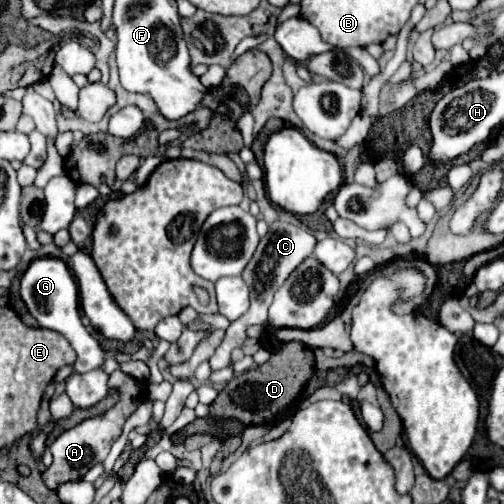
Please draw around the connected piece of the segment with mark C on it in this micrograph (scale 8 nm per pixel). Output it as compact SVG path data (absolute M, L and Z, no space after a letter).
M275 220L273 224L269 224L269 232L261 238L253 258L249 260L249 264L245 266L241 278L245 280L245 284L249 286L249 292L251 292L251 306L247 310L247 314L243 318L239 318L235 324L231 322L231 326L227 328L225 332L225 338L223 342L219 344L219 348L215 350L215 354L211 356L209 364L211 364L211 370L221 370L225 366L229 366L231 362L231 350L233 348L239 348L243 346L245 338L247 338L247 328L253 326L253 324L265 324L267 322L267 308L273 300L273 294L275 290L289 278L289 274L305 260L313 254L313 248L317 244L317 238L313 234L309 234L305 228L297 226L297 224L287 224L283 220Z

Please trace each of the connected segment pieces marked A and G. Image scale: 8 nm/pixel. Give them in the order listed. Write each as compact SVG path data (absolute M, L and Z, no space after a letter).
M115 370L110 374L108 379L108 386L110 389L114 388L121 392L121 398L119 402L109 408L105 414L101 416L95 416L95 418L89 418L89 420L83 420L81 424L65 430L51 446L51 454L53 454L53 464L47 468L47 472L43 474L43 480L45 484L55 490L57 484L61 482L69 482L69 480L81 480L85 476L85 472L89 468L93 468L95 464L101 464L111 446L117 442L117 438L121 436L123 432L123 424L125 420L139 408L139 404L145 400L147 392L145 392L145 384L141 380L132 379L129 375L124 374L121 370Z
M37 258L37 260L33 260L31 266L27 268L27 272L21 276L19 294L21 294L27 310L39 320L41 328L49 328L49 330L61 332L71 342L71 346L77 352L75 366L73 368L69 368L69 366L61 368L55 374L57 382L63 380L63 378L67 378L67 374L71 370L91 372L91 370L97 370L97 368L103 366L103 362L105 362L105 350L97 342L97 338L93 338L87 332L87 328L81 322L79 308L77 308L77 282L71 276L71 272L69 272L69 268L67 268L67 264L63 260L59 260L59 258Z

